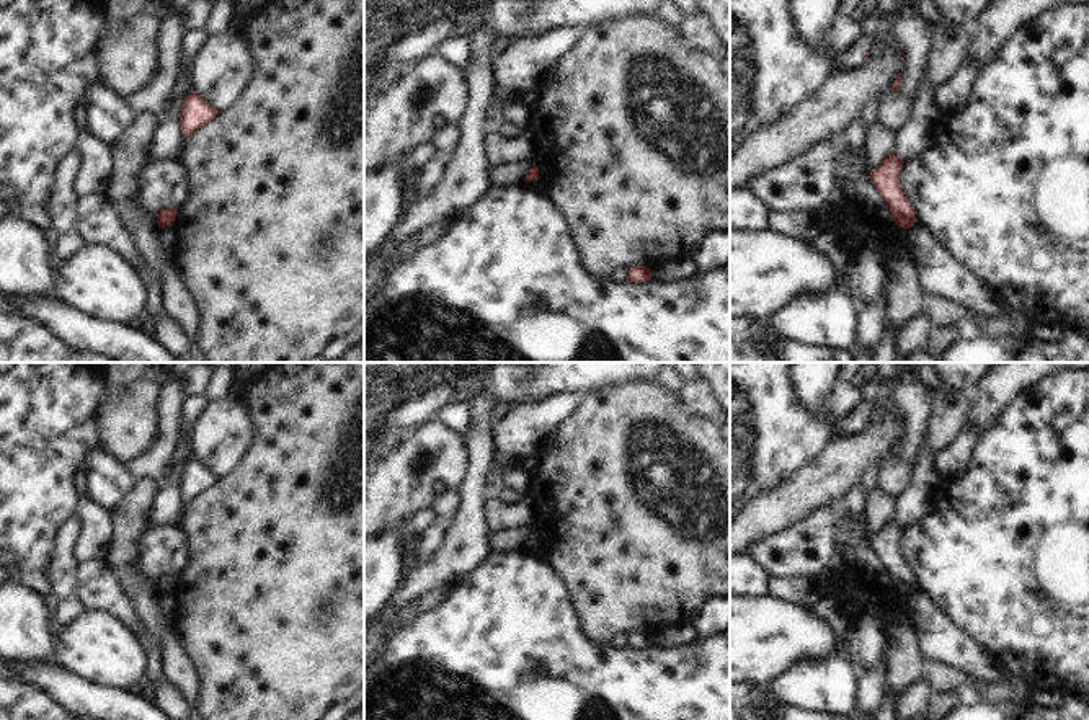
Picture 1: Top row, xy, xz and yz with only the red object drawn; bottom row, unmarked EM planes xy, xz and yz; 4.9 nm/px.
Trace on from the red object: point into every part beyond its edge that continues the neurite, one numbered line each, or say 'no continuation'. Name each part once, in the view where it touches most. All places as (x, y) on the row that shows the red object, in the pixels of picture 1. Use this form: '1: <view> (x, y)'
1: yz (859, 51)

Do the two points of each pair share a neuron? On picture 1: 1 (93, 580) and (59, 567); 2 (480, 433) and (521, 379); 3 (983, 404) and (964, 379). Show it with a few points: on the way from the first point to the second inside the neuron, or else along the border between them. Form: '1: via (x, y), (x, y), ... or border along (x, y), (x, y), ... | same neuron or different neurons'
1: border along (79, 565), (72, 593) | different neurons
2: border along (487, 389), (505, 407) | different neurons
3: border along (982, 379), (973, 402) | different neurons

